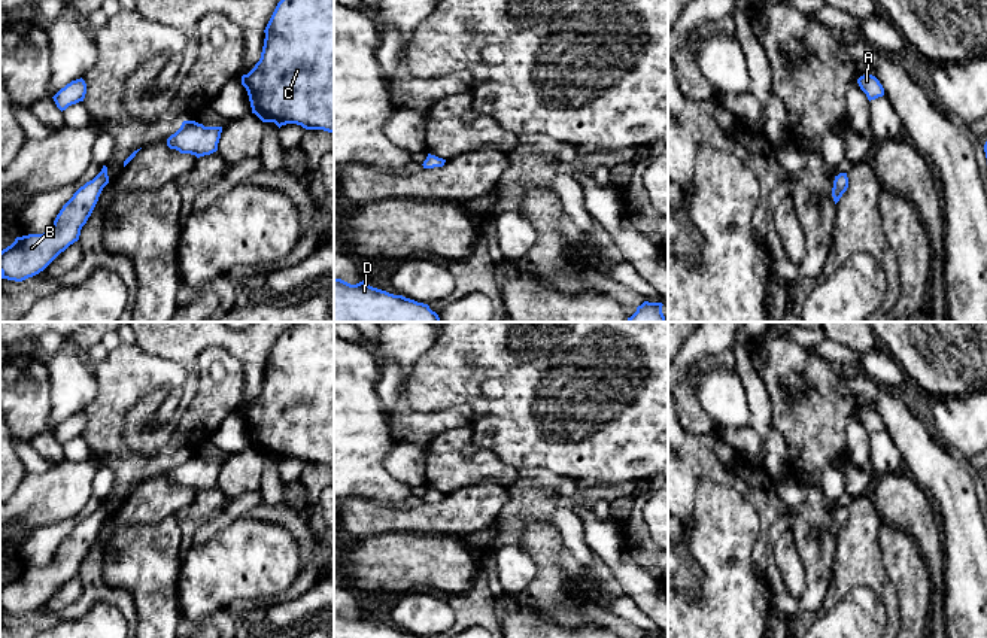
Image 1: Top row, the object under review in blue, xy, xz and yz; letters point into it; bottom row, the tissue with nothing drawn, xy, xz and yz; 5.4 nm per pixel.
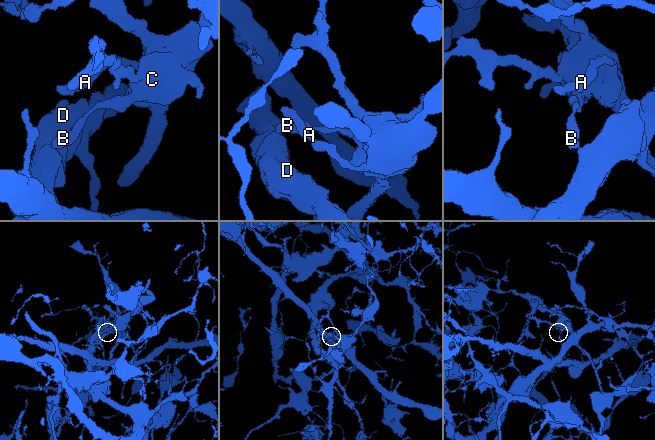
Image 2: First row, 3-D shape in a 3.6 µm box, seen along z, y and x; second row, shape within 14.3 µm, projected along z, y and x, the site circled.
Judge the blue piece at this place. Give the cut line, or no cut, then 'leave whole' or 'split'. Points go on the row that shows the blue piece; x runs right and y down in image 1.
cut in xy along (94, 178), (103, 187); split

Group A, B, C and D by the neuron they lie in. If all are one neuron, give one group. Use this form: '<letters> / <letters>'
A C / B D

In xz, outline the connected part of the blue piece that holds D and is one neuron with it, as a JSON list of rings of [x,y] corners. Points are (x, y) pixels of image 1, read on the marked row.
[[[334,277],[334,322],[441,322],[428,304],[417,303],[403,295],[394,295],[373,288],[362,280],[350,285]]]

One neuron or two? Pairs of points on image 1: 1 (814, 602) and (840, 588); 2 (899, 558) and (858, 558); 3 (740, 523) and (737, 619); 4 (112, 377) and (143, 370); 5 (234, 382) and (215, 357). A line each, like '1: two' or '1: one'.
1: two
2: two
3: one
4: one
5: one

